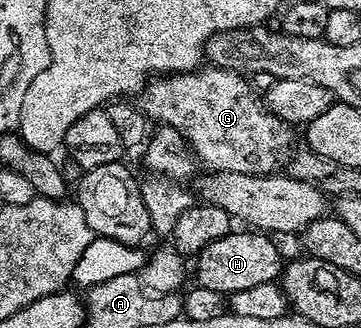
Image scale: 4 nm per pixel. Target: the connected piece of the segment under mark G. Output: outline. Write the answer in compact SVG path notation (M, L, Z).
M200 66L194 72L159 74L142 89L142 96L141 107L148 117L152 121L159 120L155 122L181 133L194 159L208 164L211 172L270 176L280 171L279 163L283 159L284 163L292 151L292 125L273 115L261 99L260 93L252 87L252 81L242 71L232 67Z

